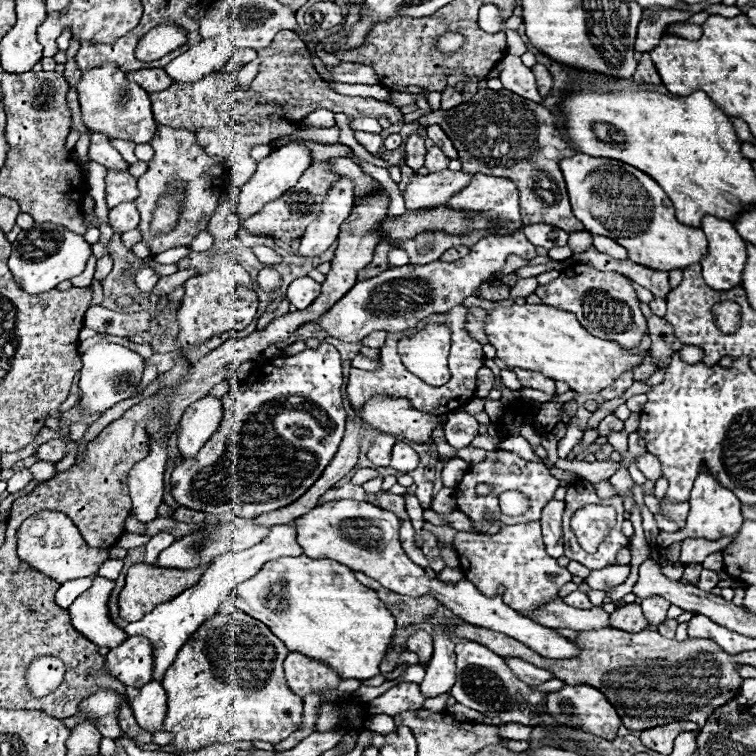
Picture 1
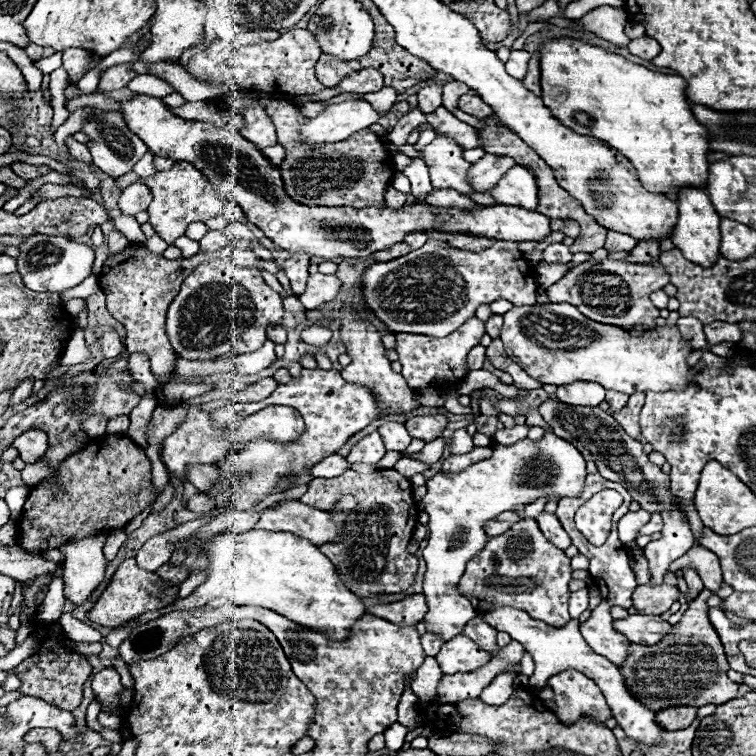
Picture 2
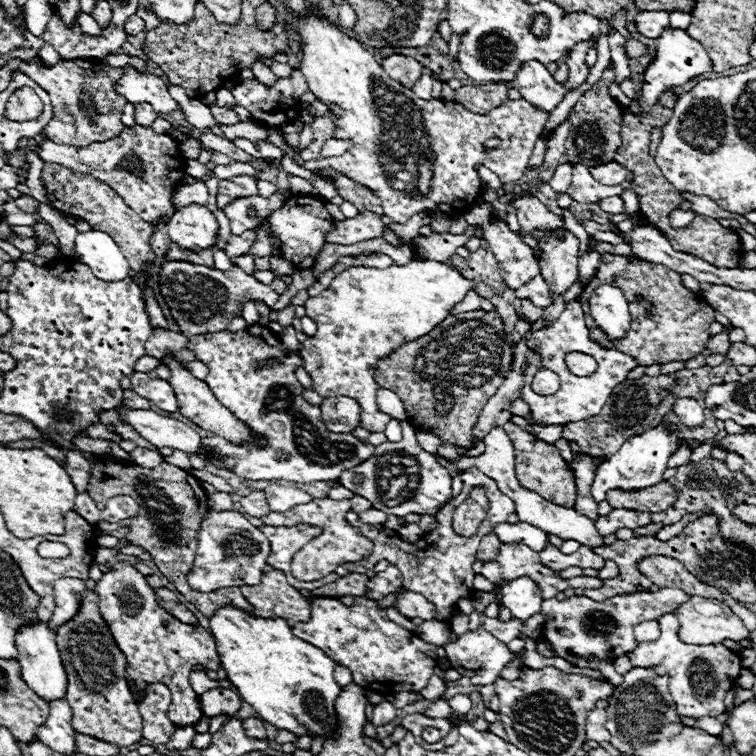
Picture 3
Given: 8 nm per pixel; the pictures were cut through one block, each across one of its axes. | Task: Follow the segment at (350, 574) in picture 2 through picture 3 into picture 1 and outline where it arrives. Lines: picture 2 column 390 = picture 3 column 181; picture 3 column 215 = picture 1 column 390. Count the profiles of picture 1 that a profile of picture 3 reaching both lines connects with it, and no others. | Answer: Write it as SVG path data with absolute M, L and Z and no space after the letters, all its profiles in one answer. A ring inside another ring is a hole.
M354 572L356 580L368 588L372 588L380 600L384 602L384 606L392 612L394 620L398 626L408 626L412 622L418 622L426 616L432 616L436 612L436 606L438 606L438 600L432 598L432 596L420 596L420 598L408 598L408 596L402 596L402 594L394 594L382 586L378 586L376 580L368 578L366 574L362 572Z

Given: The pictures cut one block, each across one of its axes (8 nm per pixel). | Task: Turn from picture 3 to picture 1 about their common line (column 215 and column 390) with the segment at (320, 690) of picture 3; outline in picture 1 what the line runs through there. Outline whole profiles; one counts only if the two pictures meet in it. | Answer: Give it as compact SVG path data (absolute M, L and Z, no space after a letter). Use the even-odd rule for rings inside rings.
M302 554L302 556L282 556L278 560L270 560L260 568L256 576L244 580L234 588L232 602L248 616L262 620L274 634L280 636L280 640L286 644L290 652L302 652L314 660L322 660L330 664L344 680L346 678L366 680L376 676L380 672L378 670L380 660L384 660L386 648L396 630L394 616L380 602L378 594L358 584L350 568L328 558L312 560Z

